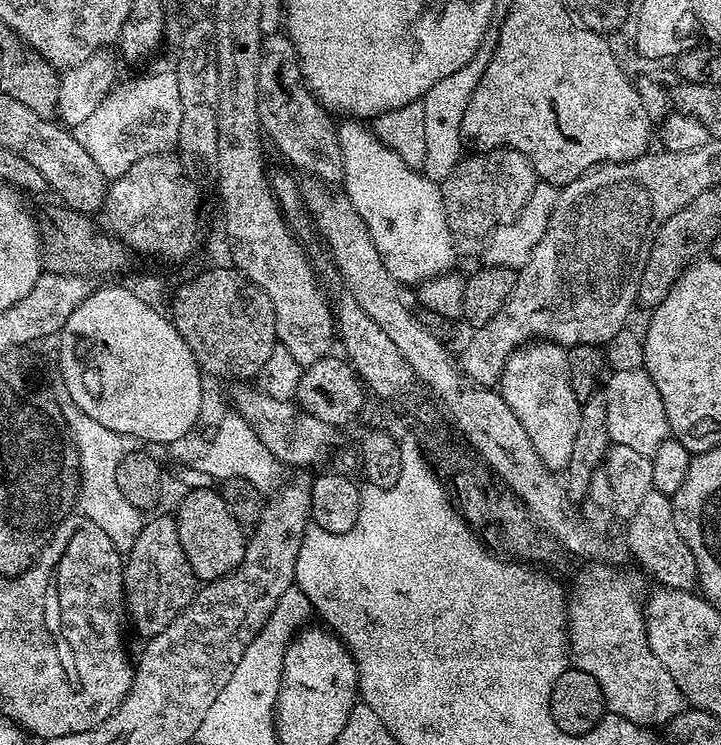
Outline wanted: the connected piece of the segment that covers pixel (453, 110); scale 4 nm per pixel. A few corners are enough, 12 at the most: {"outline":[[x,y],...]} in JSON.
{"outline":[[499,31],[424,95],[422,171],[443,182],[462,158],[462,118]]}

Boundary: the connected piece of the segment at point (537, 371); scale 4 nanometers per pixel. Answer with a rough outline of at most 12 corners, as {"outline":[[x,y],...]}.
{"outline":[[525,342],[498,381],[542,462],[567,469],[582,401],[568,354]]}

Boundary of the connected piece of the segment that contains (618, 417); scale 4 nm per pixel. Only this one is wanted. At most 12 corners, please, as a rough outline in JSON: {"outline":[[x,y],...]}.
{"outline":[[647,372],[607,377],[609,441],[651,457],[670,436]]}

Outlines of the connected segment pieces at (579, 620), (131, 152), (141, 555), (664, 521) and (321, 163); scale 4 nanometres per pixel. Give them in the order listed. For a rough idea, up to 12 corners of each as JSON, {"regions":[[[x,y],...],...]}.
{"regions":[[[606,565],[567,605],[571,663],[607,711],[664,726],[686,708],[641,601]],[[175,71],[107,95],[74,128],[106,178],[180,139]],[[169,516],[143,521],[123,599],[144,638],[192,603],[198,579]],[[650,491],[627,521],[632,556],[665,588],[697,587],[672,501]],[[291,36],[263,37],[263,135],[302,171],[343,177],[337,121]]]}

